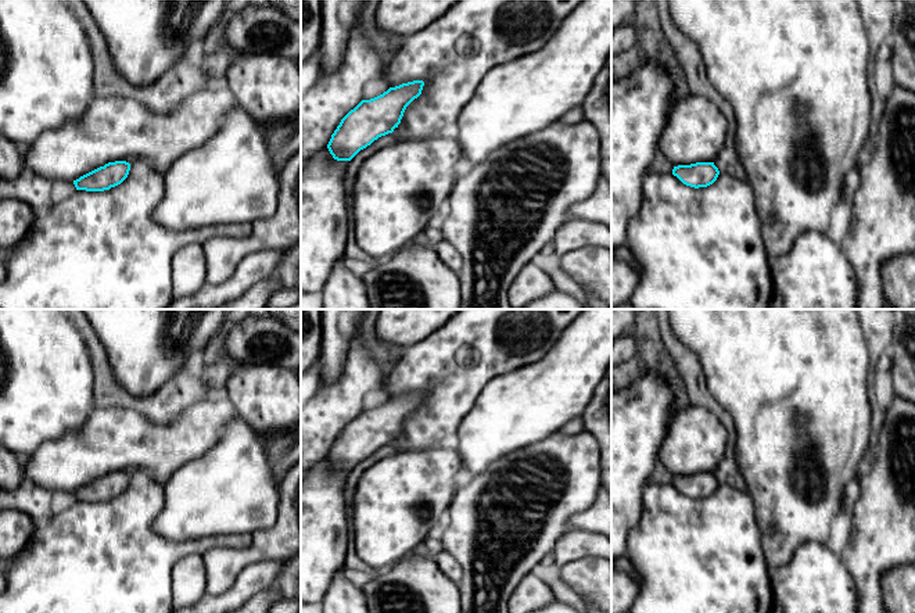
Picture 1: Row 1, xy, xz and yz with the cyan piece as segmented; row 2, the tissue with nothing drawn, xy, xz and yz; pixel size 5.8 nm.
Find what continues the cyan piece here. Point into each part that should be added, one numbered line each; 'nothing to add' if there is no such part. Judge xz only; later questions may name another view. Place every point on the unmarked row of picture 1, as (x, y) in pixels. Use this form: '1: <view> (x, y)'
1: xz (323, 513)

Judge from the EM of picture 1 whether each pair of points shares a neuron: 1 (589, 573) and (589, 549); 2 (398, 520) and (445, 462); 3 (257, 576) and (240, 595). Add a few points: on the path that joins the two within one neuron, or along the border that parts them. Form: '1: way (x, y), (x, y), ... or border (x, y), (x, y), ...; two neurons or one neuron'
1: border (596, 556), (573, 559), (560, 567); two neurons
2: way (401, 506), (431, 476); one neuron
3: way (253, 580), (241, 591); one neuron

